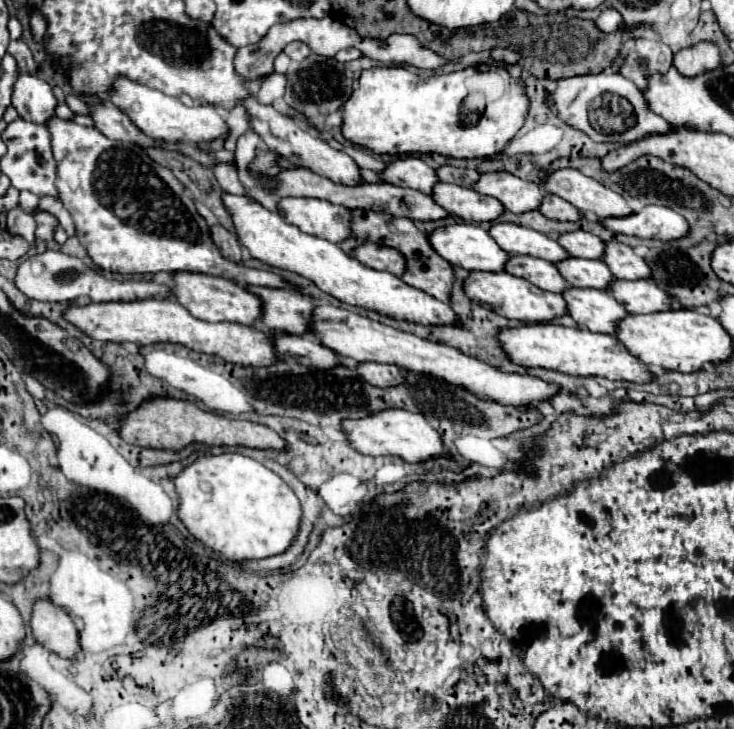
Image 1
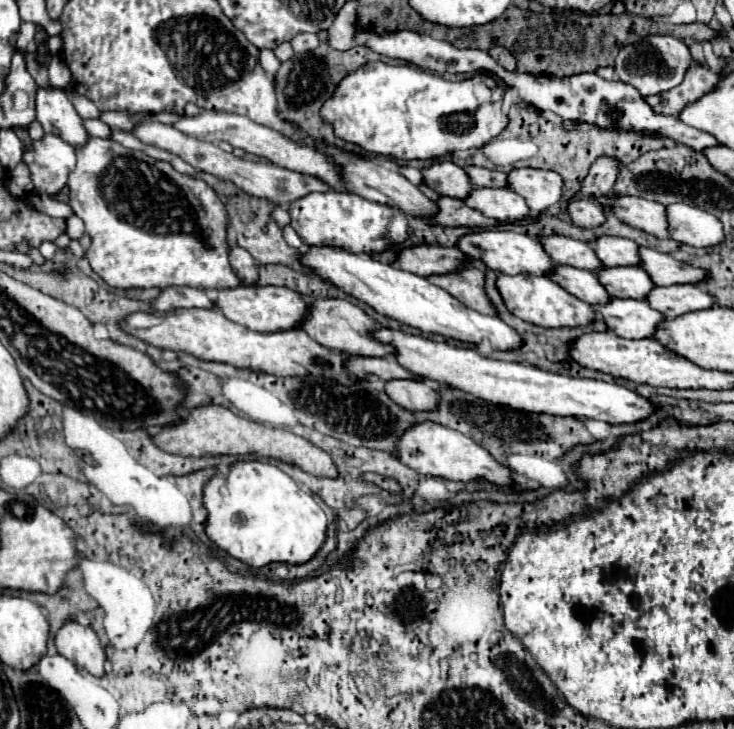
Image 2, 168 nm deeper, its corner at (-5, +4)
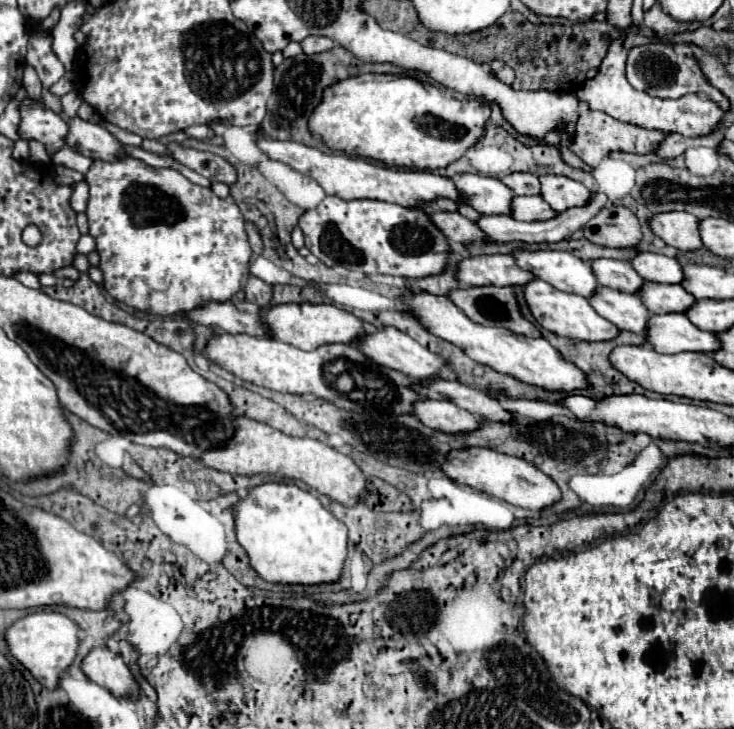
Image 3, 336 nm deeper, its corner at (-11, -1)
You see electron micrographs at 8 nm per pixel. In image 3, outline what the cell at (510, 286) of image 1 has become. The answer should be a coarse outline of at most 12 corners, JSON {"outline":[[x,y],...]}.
{"outline":[[535,279],[527,305],[543,329],[579,341],[611,341],[619,327],[581,295]]}

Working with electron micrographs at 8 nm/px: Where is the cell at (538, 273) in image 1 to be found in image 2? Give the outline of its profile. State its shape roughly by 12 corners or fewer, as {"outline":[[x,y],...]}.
{"outline":[[555,266],[547,278],[587,304],[611,298],[589,270]]}

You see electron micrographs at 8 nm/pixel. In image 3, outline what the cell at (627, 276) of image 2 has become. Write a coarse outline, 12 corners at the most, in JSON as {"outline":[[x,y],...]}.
{"outline":[[649,281],[639,295],[651,313],[687,313],[697,301],[681,285]]}

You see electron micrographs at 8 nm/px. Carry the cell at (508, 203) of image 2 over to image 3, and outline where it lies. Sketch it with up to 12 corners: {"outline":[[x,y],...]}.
{"outline":[[541,195],[513,199],[519,221],[547,221],[559,213]]}

